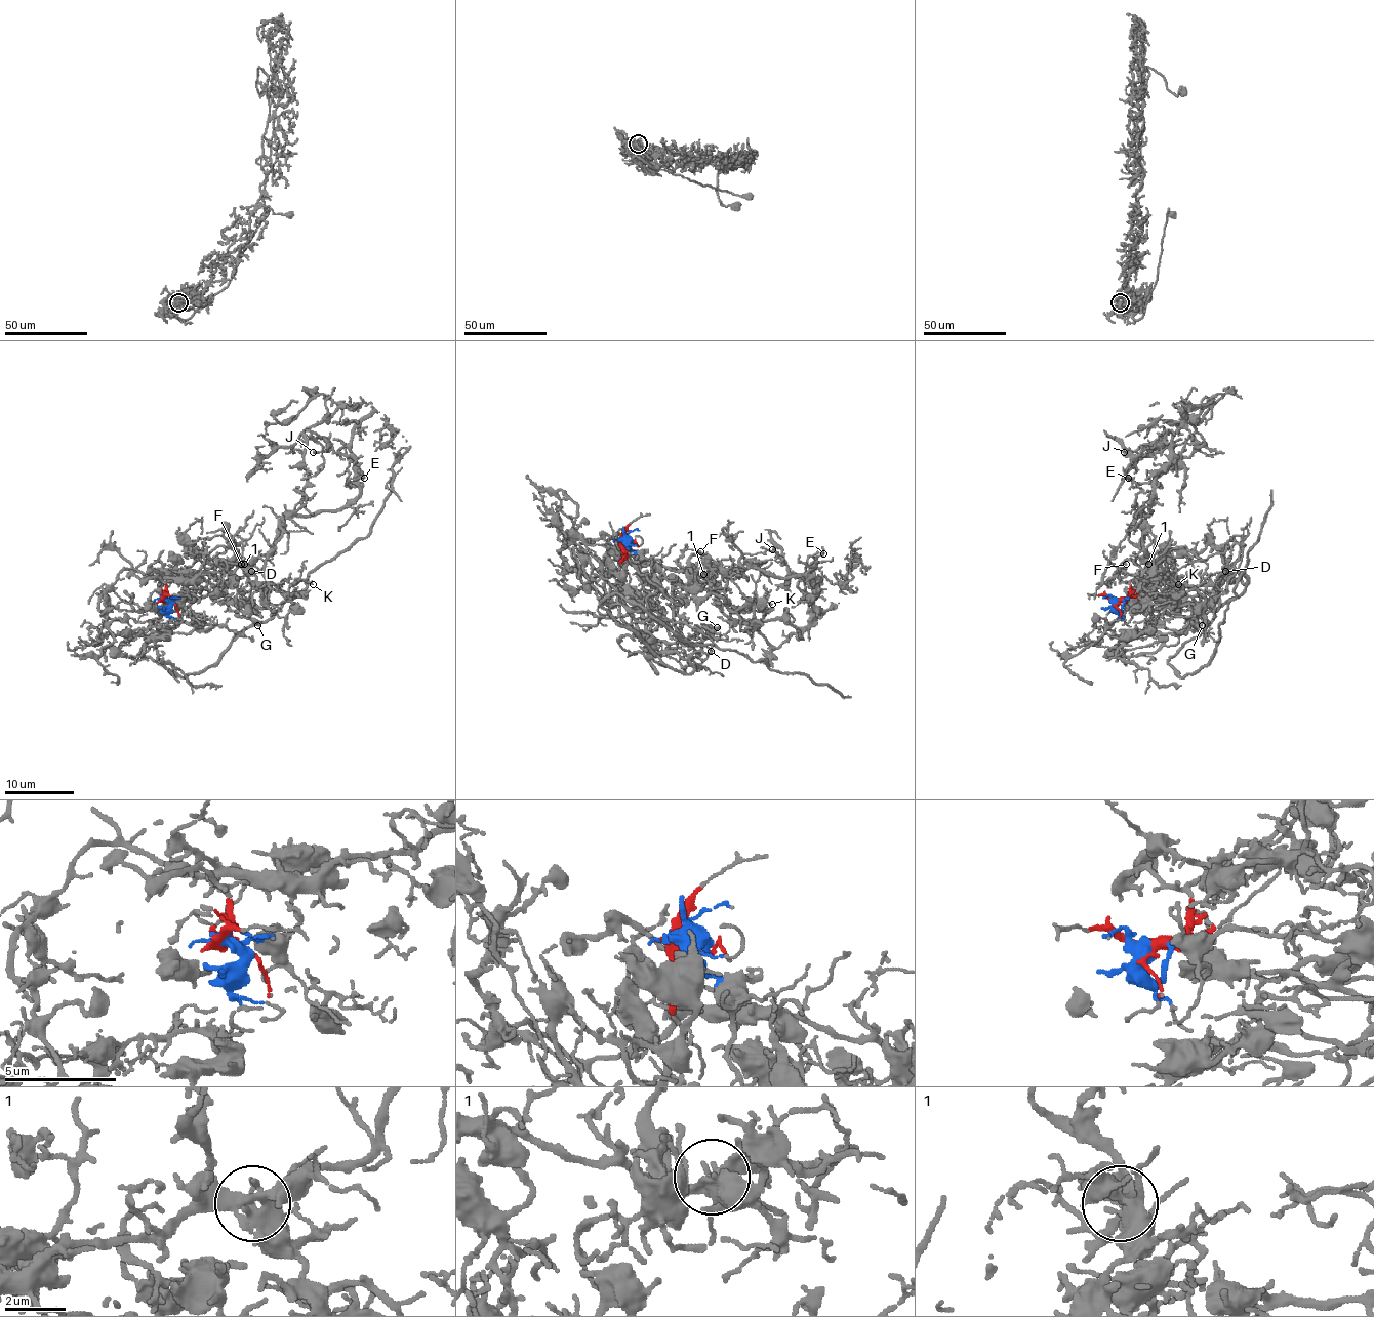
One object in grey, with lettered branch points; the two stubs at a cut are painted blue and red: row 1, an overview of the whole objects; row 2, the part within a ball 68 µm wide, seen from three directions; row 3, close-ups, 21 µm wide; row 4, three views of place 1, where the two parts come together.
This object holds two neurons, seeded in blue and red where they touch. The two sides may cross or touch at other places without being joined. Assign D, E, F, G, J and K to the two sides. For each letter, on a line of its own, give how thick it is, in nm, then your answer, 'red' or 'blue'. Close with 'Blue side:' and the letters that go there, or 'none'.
D: 140 nm thick; blue
E: 130 nm thick; red
F: 90 nm thick; red
G: 100 nm thick; blue
J: 100 nm thick; red
K: 140 nm thick; blue
Blue side: D, G, K

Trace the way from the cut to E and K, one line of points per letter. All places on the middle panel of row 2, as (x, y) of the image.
E: (624, 542), (623, 559), (654, 561), (691, 576), (748, 568), (819, 578), (805, 568), (807, 559), (824, 553)
K: (624, 542), (674, 639), (699, 631), (697, 606), (710, 593), (735, 611), (772, 604)

